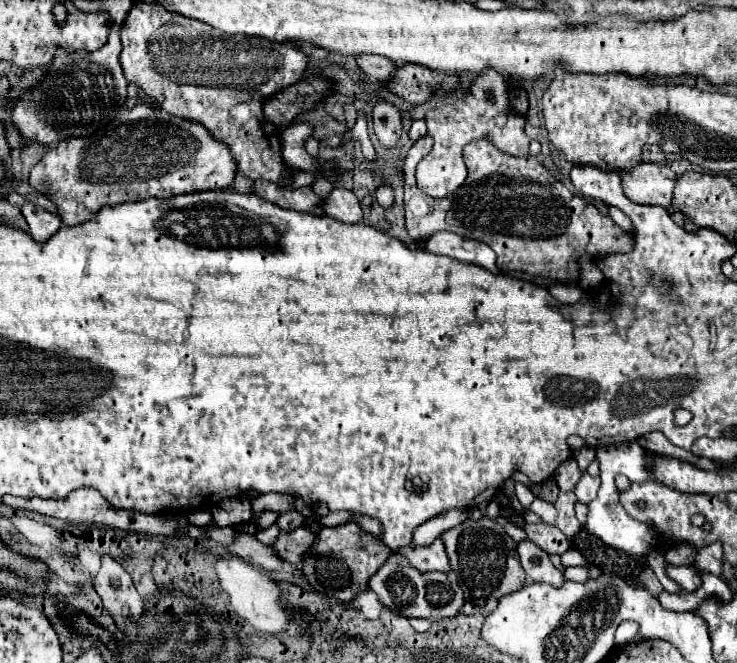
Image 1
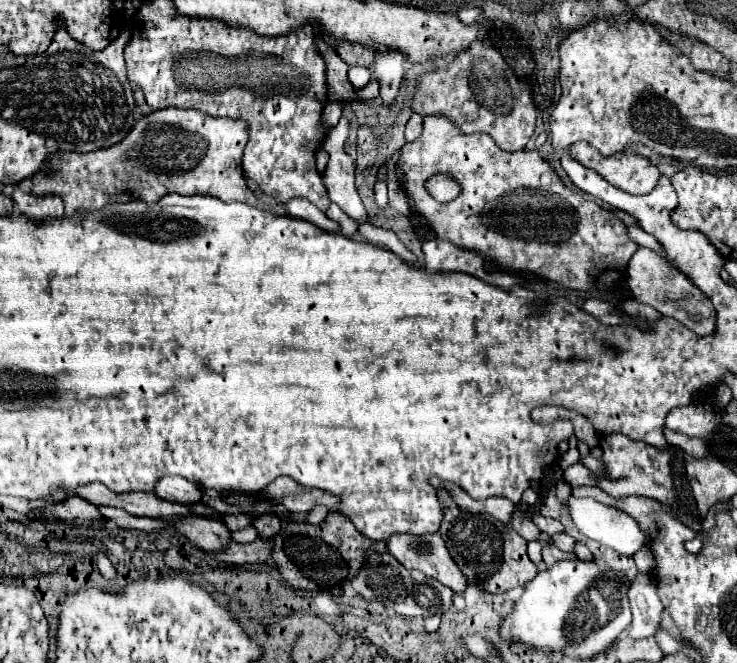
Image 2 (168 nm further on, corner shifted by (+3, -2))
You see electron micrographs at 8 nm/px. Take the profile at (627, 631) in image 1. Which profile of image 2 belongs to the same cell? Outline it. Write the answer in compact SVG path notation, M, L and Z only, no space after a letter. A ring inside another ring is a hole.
M636 574L628 591L632 622L628 626L628 636L650 638L658 632L662 624L662 602L657 594L657 585L648 574Z

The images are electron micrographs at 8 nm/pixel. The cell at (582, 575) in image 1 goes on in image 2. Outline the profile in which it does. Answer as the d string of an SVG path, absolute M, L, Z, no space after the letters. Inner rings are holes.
M546 544L544 548L542 548L542 560L546 562L546 566L552 566L552 564L556 564L556 562L560 562L560 560L576 560L576 556L572 554L572 552L562 552L562 550L558 550L556 546L552 546L552 544Z

